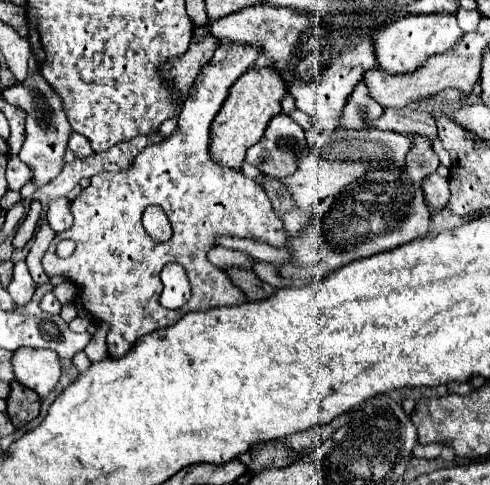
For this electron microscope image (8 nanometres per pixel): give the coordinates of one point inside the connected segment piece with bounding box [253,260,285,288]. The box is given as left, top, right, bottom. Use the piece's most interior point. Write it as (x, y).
(267, 272)

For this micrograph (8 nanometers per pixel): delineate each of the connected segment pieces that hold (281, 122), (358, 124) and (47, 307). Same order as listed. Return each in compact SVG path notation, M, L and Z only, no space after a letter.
M285 114L269 120L263 138L247 150L245 160L267 176L285 178L295 172L297 148L305 148L305 132Z
M359 82L343 110L341 128L355 128L355 130L367 128L367 122L377 120L381 114L383 114L383 108L375 100L371 100L367 86Z
M47 292L45 296L43 296L43 300L41 300L41 308L45 310L45 312L51 312L51 314L59 314L61 312L61 302L55 298L55 294L53 292Z

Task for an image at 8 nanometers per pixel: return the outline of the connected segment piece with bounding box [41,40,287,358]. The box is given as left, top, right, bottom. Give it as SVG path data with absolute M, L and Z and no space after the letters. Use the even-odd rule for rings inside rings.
M221 42L219 48L215 50L213 58L209 64L205 64L191 86L189 98L181 106L179 114L179 128L165 138L163 142L155 146L147 146L137 154L133 166L125 172L101 172L91 178L91 184L71 202L71 214L73 214L73 226L65 232L59 232L53 242L49 244L47 252L43 254L43 270L49 276L61 276L65 274L73 284L79 288L79 296L85 300L85 306L93 314L95 320L99 322L109 322L109 334L107 334L107 352L113 358L121 358L129 352L129 348L145 334L157 330L157 328L167 328L175 324L185 312L195 312L195 310L209 310L215 306L233 306L233 304L243 304L245 296L239 288L235 288L229 280L229 276L213 266L207 260L209 248L215 246L215 236L227 234L227 236L239 236L239 238L255 238L267 244L273 244L281 248L287 242L287 232L283 228L283 222L275 216L273 206L263 190L263 186L257 180L245 178L241 172L233 172L231 168L221 168L215 164L209 156L209 130L215 114L219 112L221 104L225 102L229 88L233 82L245 74L259 58L259 50L253 46L243 46L235 42ZM147 206L159 206L165 210L173 236L167 242L153 242L153 238L145 232L141 224L143 210ZM61 240L73 240L75 252L69 258L59 258L55 254L55 246ZM177 262L185 268L187 278L191 282L191 298L183 308L177 310L167 310L159 304L159 296L163 292L163 282L161 282L161 270L165 264Z

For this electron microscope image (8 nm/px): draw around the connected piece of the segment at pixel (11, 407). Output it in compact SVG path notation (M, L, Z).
M11 382L11 392L7 398L7 414L15 428L23 428L27 422L39 416L41 398L19 382Z

